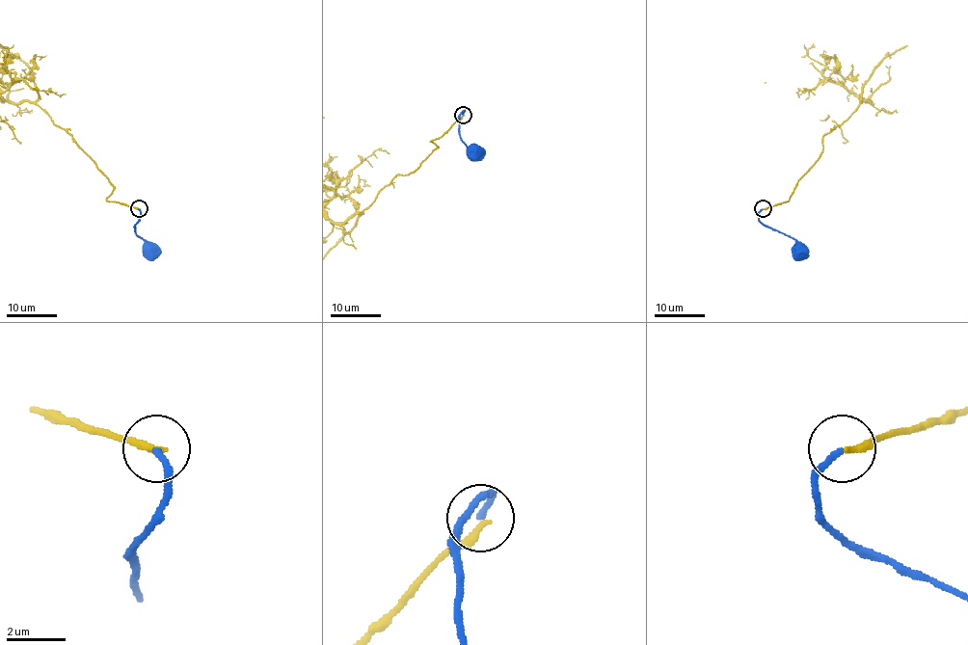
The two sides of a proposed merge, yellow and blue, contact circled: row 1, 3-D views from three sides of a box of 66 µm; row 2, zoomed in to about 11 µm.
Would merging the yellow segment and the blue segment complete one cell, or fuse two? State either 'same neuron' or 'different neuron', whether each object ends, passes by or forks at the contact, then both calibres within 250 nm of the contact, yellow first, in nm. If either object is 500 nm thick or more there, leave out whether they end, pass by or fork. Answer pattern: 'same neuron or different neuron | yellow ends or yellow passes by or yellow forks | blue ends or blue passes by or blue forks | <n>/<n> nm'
different neuron | yellow ends | blue ends | 260/200 nm

